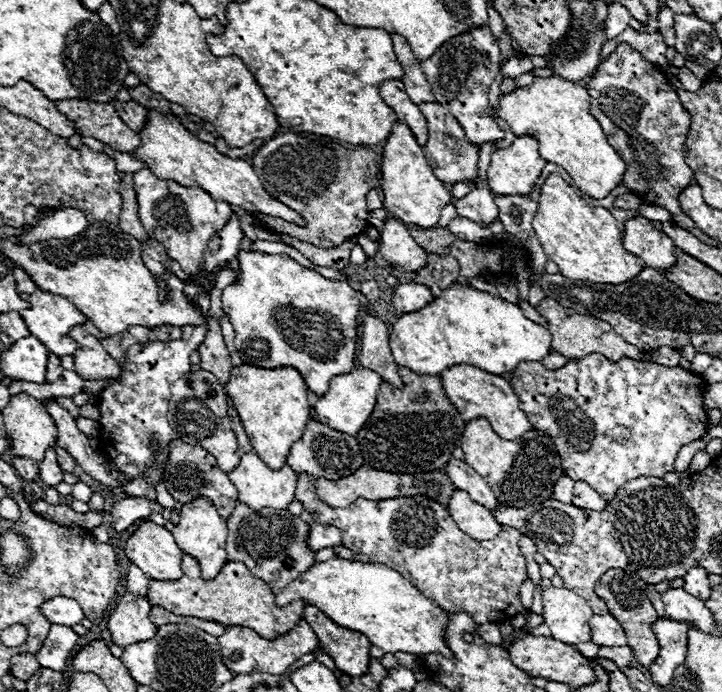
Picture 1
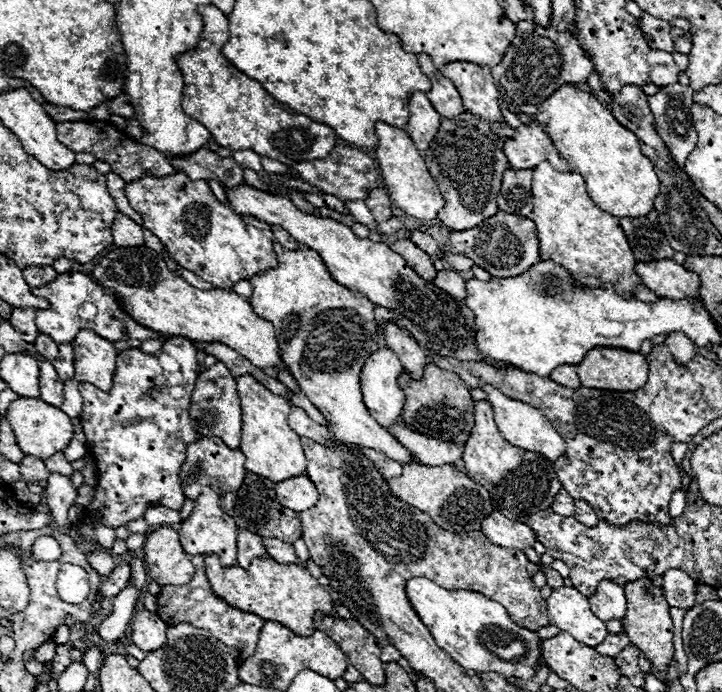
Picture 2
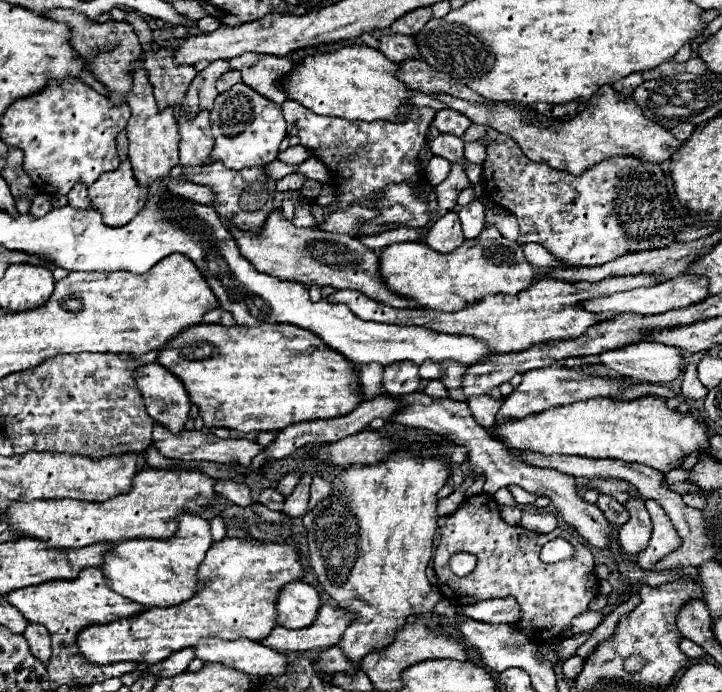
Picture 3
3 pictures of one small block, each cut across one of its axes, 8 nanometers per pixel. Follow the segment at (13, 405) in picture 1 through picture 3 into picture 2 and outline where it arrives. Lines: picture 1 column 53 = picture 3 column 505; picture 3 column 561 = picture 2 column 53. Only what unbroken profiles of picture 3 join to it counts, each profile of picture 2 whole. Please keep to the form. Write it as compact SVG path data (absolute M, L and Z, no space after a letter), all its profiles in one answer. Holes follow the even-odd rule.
M16 398L6 412L6 420L10 422L14 434L16 434L16 442L20 446L20 450L28 456L36 456L40 460L46 460L48 456L62 452L74 434L72 422L70 418L56 406L50 406L46 402L42 402L40 398L36 400L28 400L28 398Z

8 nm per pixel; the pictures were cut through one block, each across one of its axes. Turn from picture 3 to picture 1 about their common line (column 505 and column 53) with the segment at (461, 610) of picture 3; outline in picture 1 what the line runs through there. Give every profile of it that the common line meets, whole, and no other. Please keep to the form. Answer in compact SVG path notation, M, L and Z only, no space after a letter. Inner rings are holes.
M64 596L46 600L40 608L40 614L44 614L50 624L60 624L60 626L74 626L80 624L80 620L84 618L80 604Z

